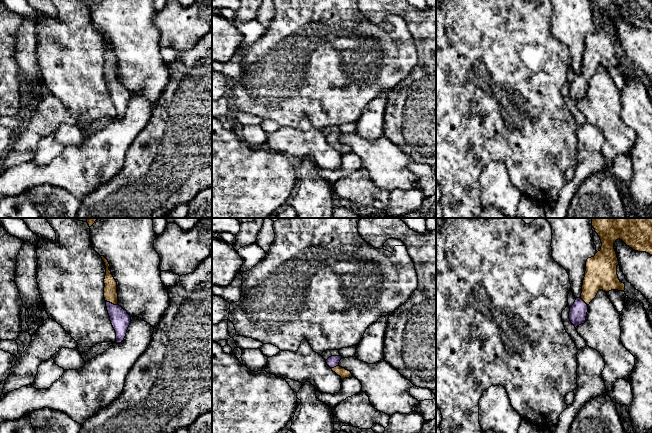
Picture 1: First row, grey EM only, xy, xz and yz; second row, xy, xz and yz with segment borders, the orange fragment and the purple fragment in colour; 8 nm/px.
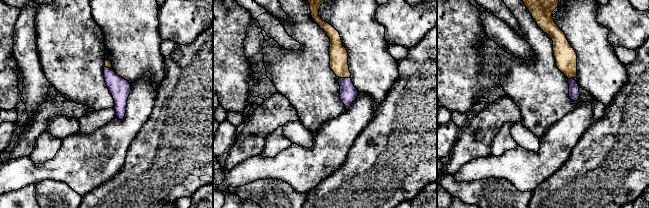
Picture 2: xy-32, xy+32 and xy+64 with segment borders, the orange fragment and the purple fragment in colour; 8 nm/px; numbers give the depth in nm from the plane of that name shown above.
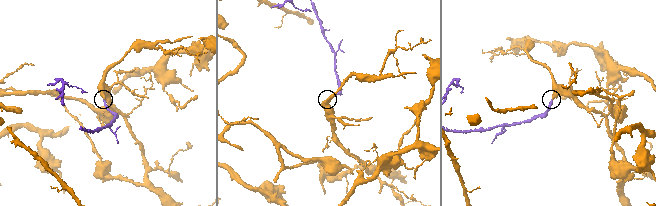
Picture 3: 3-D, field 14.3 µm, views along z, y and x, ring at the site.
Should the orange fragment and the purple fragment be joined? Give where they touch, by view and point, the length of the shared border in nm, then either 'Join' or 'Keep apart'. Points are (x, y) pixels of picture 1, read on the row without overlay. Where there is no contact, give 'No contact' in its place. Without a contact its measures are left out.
Touches orange at xy (112, 79). Shared border 100 nm. Join

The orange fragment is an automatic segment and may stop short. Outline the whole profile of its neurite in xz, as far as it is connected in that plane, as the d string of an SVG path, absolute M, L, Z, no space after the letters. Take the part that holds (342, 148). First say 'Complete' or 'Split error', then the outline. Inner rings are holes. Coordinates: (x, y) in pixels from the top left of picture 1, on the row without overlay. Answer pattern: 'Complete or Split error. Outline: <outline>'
Split error. Outline: M331 132L326 136L327 141L335 148L341 155L349 154L352 152L351 148L339 142L341 132Z

